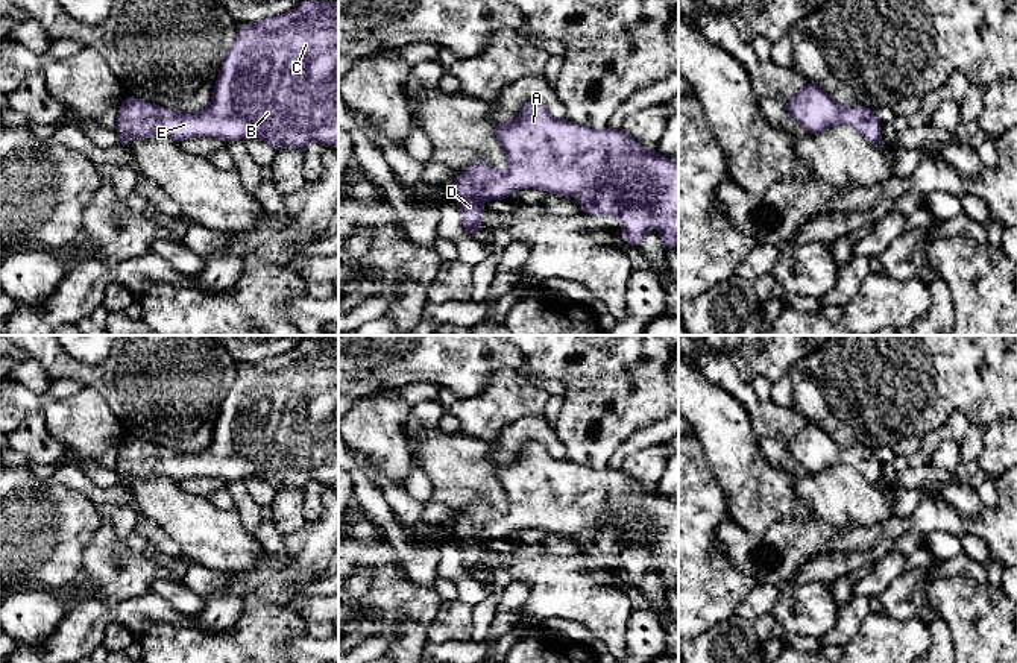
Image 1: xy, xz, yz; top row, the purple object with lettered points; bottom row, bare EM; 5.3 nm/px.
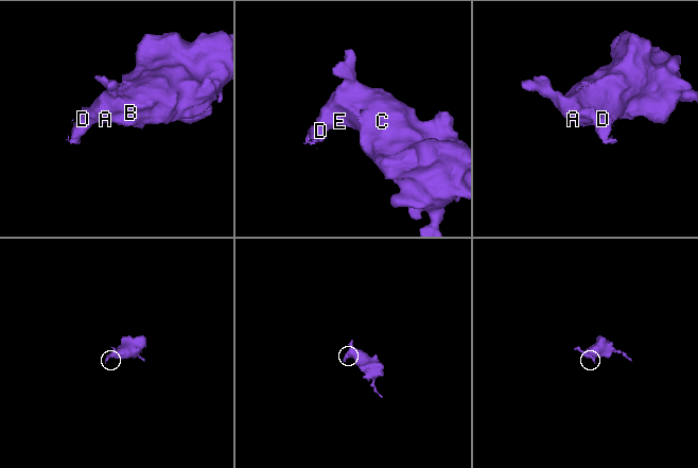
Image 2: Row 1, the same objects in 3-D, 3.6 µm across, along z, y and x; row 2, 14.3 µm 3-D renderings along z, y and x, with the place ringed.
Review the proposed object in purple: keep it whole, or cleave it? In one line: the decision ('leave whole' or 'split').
leave whole

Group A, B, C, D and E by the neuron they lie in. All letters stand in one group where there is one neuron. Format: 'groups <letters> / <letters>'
groups A B C D E

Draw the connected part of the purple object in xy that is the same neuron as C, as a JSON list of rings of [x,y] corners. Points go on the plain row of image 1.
[[[304,338],[293,350],[237,367],[235,381],[219,411],[211,443],[197,454],[175,452],[156,443],[126,435],[117,455],[118,482],[129,487],[129,478],[167,476],[176,482],[193,476],[223,481],[260,478],[276,492],[285,487],[304,490],[310,481],[338,485],[338,343]]]

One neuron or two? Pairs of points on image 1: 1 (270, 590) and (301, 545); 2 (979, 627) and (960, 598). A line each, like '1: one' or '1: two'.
1: one
2: one

